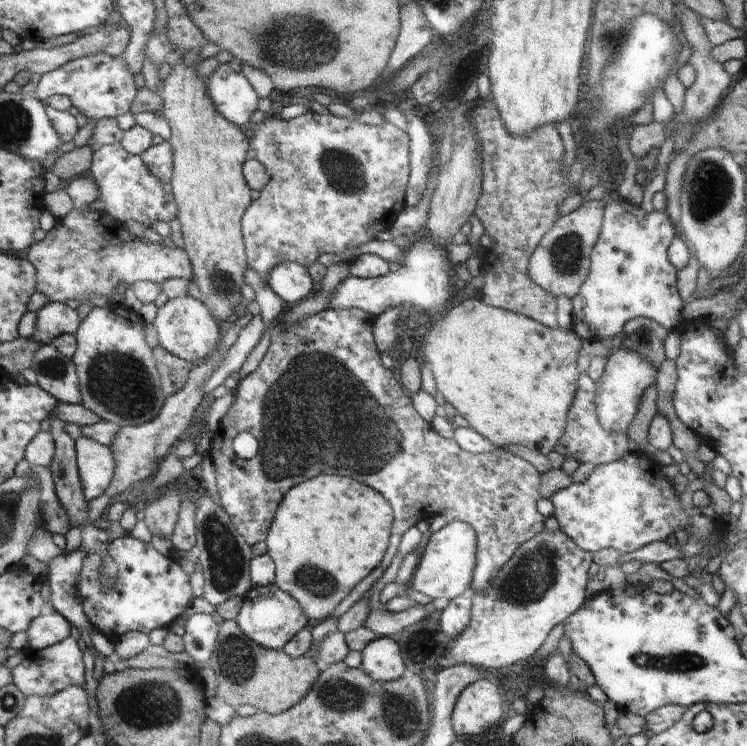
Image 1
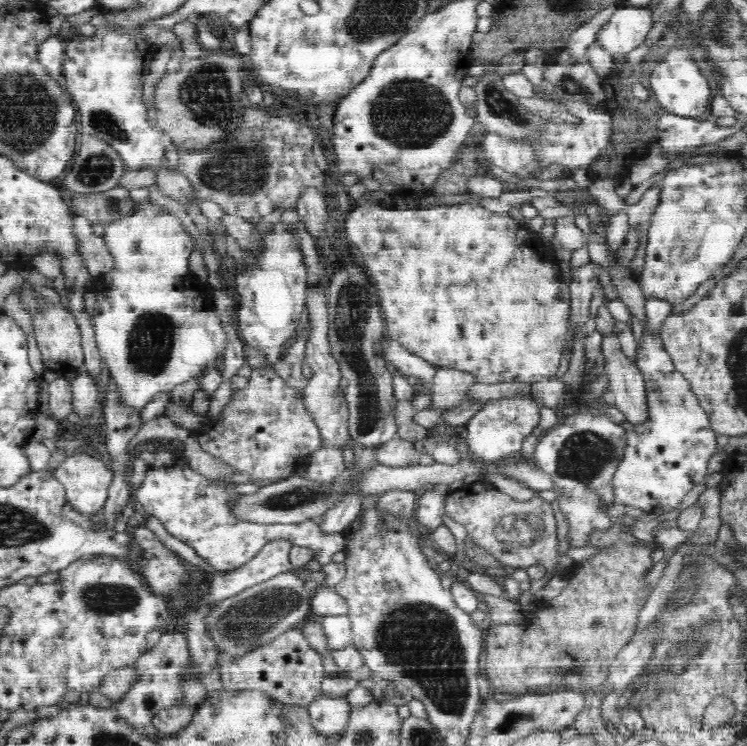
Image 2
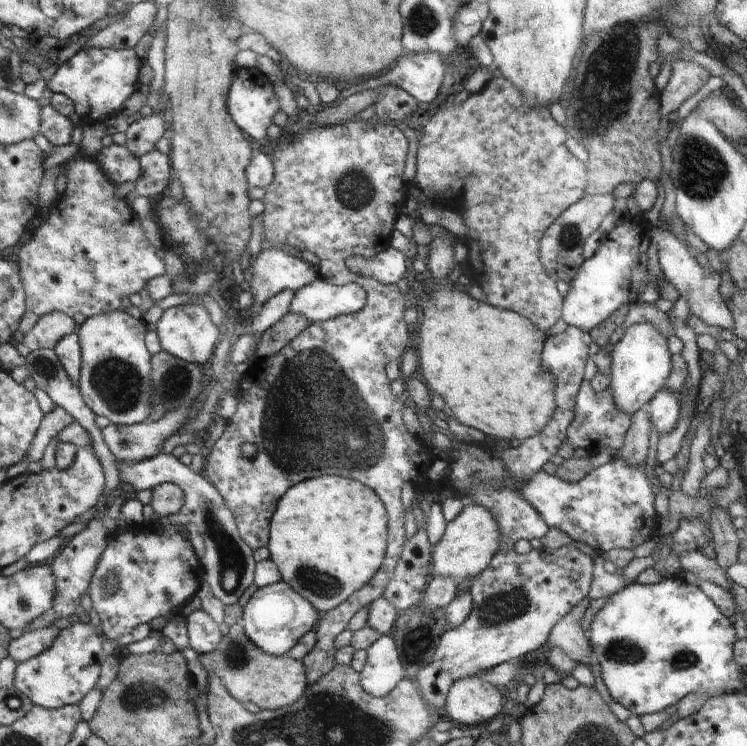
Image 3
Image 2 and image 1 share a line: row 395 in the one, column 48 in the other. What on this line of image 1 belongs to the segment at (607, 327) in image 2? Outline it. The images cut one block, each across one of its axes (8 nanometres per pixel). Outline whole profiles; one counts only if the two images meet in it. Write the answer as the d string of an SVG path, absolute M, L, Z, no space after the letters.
M48 608L30 628L30 648L43 650L72 637L72 624L53 608Z

